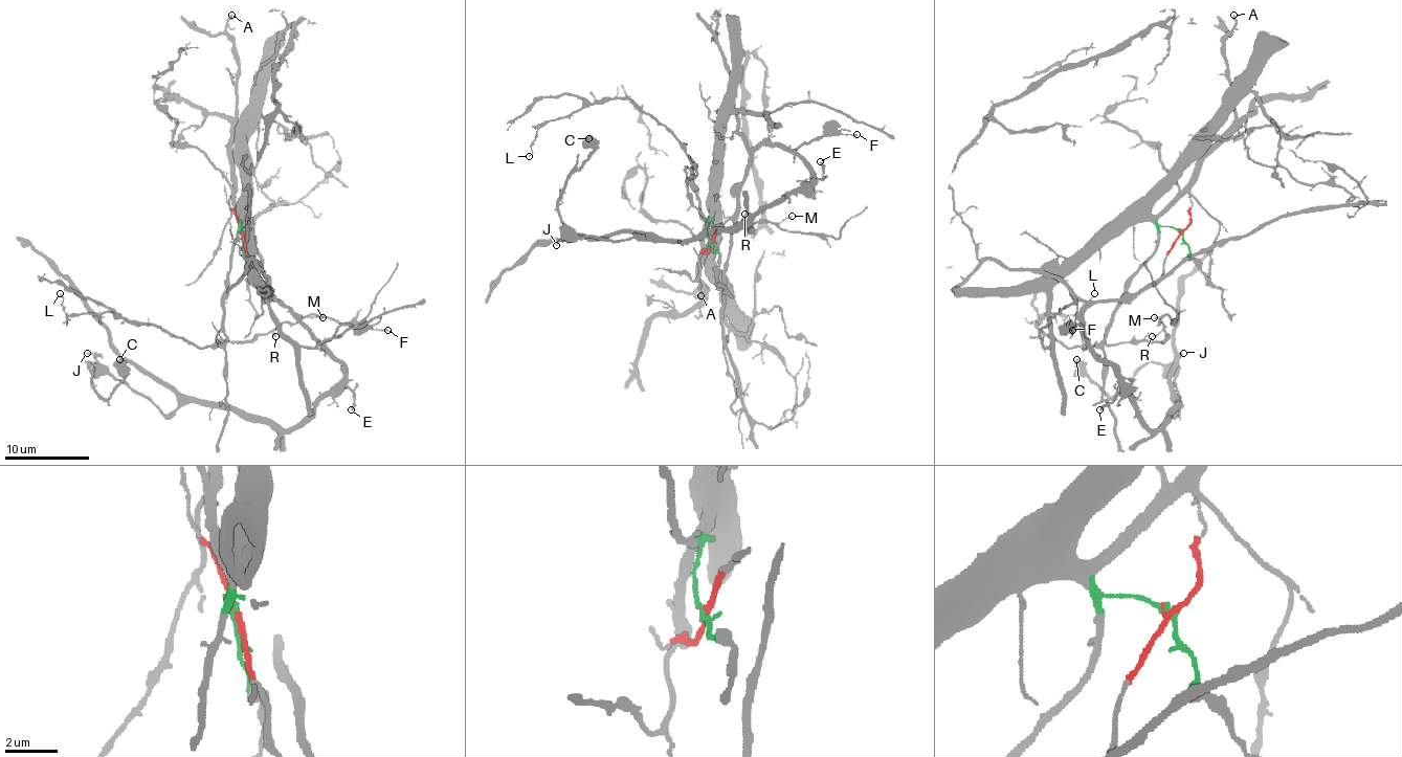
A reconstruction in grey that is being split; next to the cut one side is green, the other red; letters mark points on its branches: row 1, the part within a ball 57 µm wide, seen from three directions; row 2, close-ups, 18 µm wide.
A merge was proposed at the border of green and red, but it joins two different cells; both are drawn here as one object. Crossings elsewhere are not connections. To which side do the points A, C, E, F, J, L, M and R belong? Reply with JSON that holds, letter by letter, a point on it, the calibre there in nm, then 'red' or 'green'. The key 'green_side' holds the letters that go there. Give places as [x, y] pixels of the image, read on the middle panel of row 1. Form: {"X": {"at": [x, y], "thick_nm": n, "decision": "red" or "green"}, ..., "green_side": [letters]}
{"A": {"at": [700, 295], "thick_nm": 240, "decision": "green"}, "C": {"at": [588, 138], "thick_nm": 550, "decision": "red"}, "E": {"at": [820, 161], "thick_nm": 240, "decision": "red"}, "F": {"at": [857, 134], "thick_nm": 130, "decision": "red"}, "J": {"at": [556, 245], "thick_nm": 110, "decision": "red"}, "L": {"at": [529, 156], "thick_nm": 110, "decision": "green"}, "M": {"at": [792, 216], "thick_nm": 100, "decision": "green"}, "R": {"at": [744, 214], "thick_nm": 120, "decision": "green"}, "green_side": ["A", "L", "M", "R"]}

